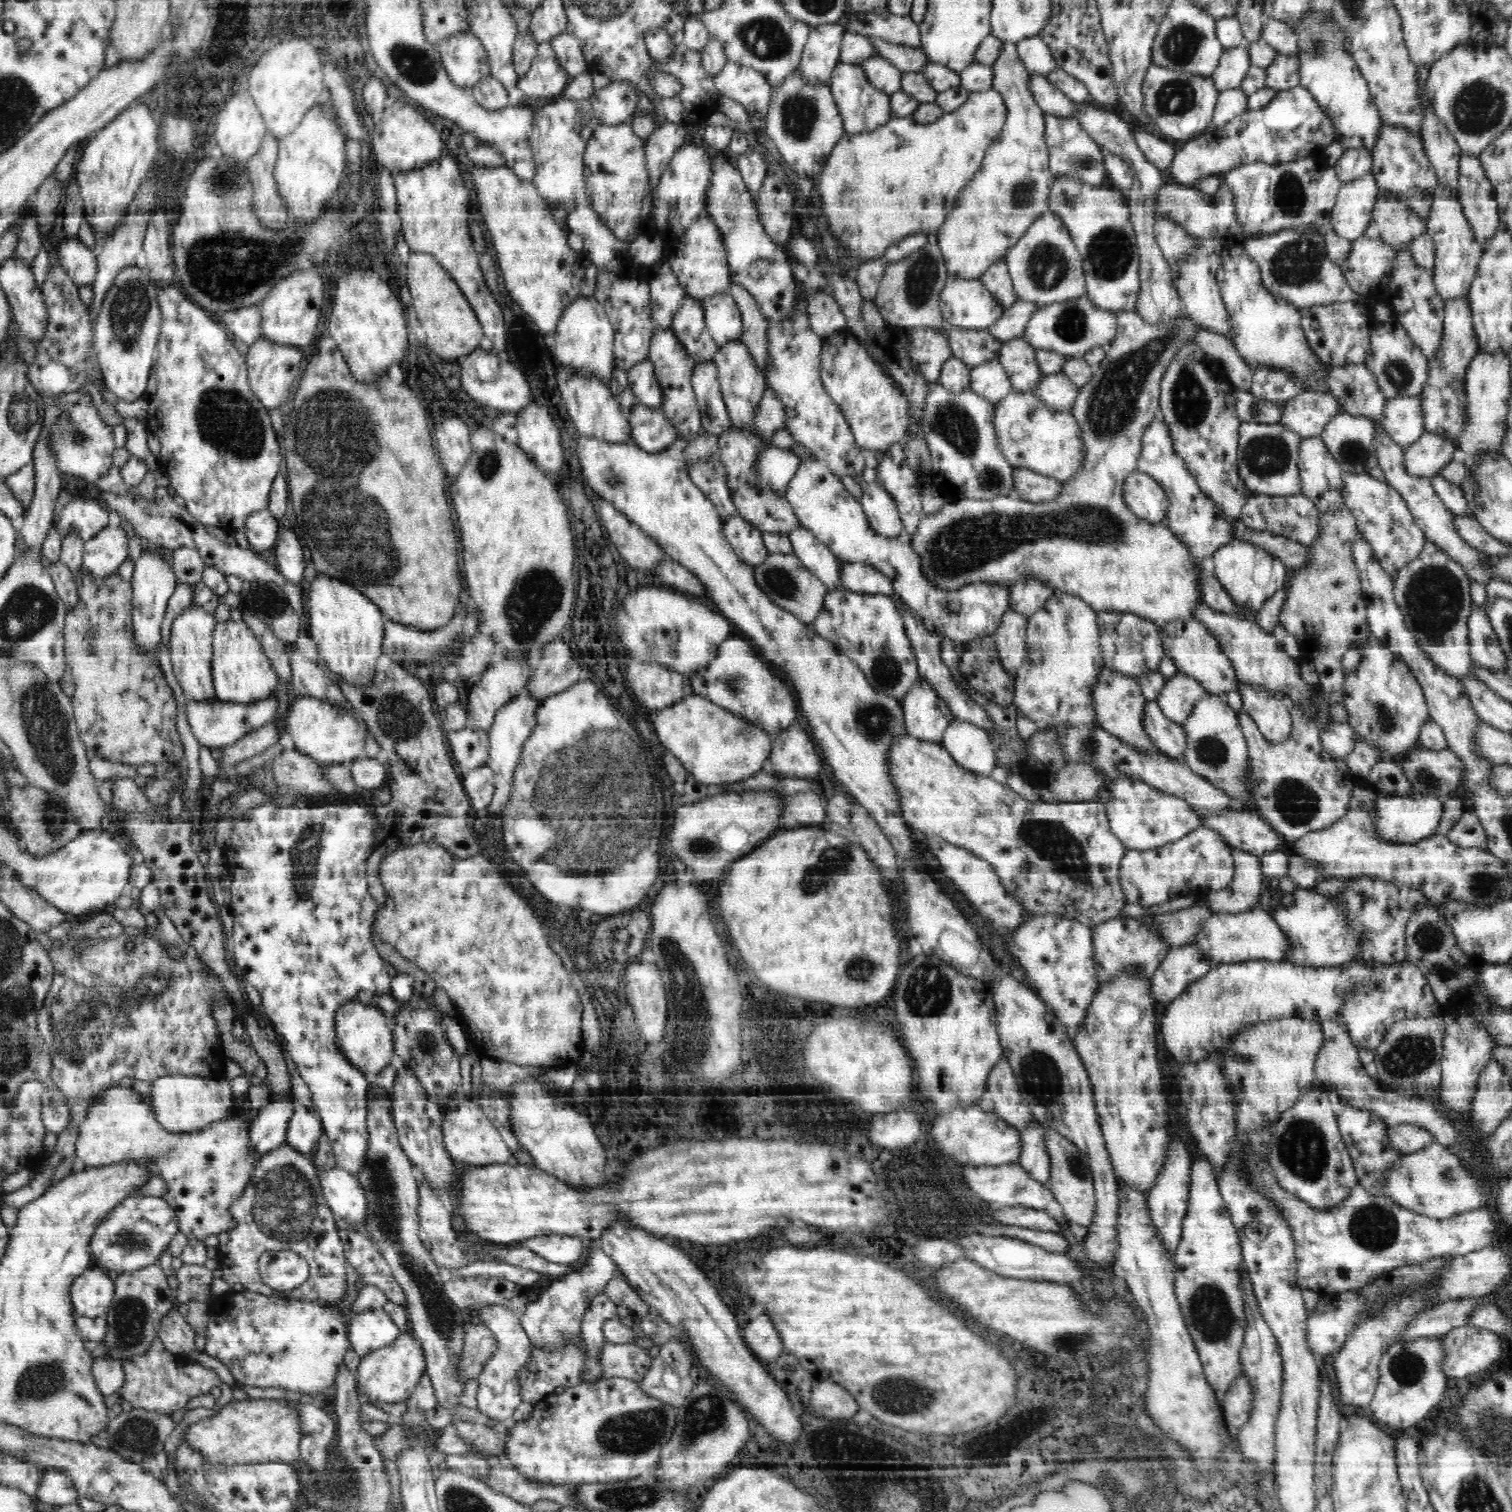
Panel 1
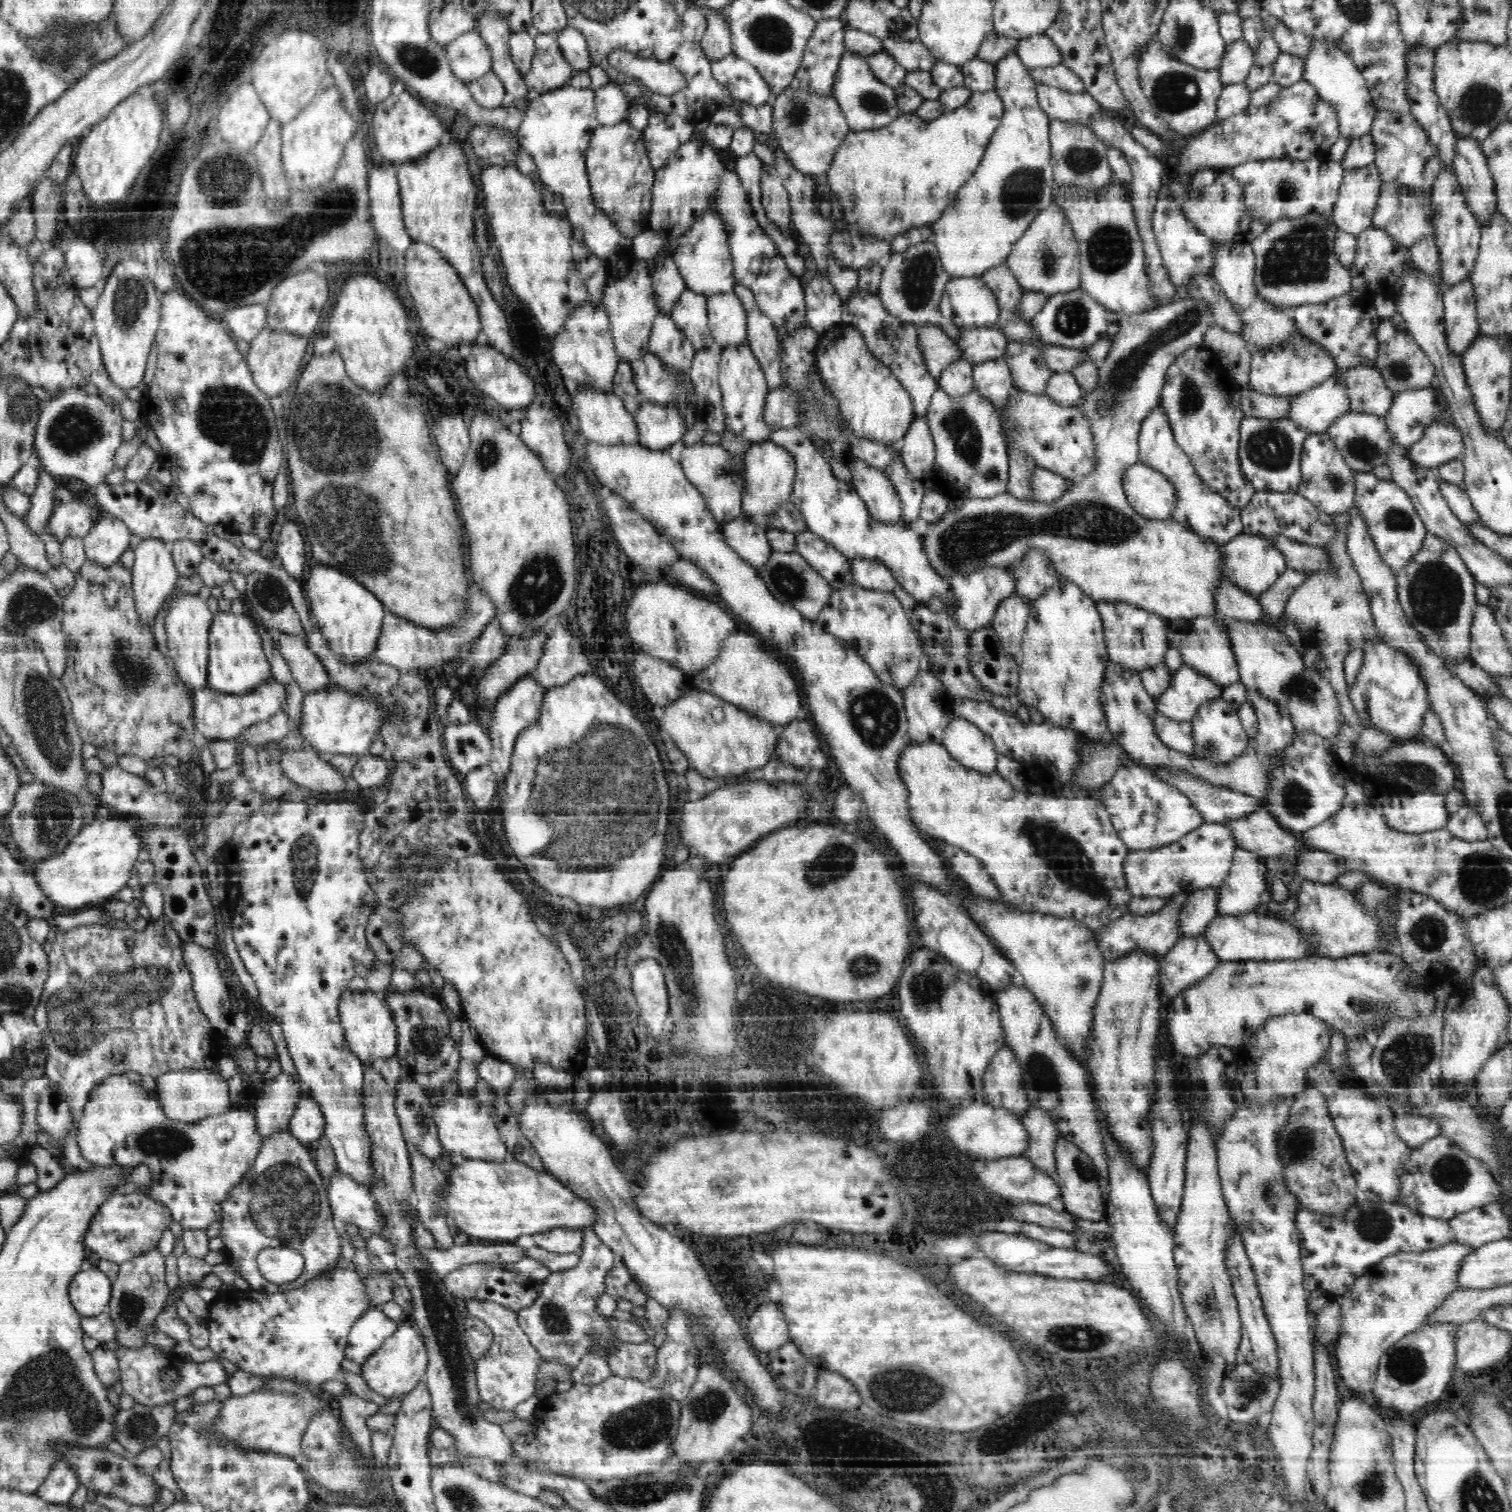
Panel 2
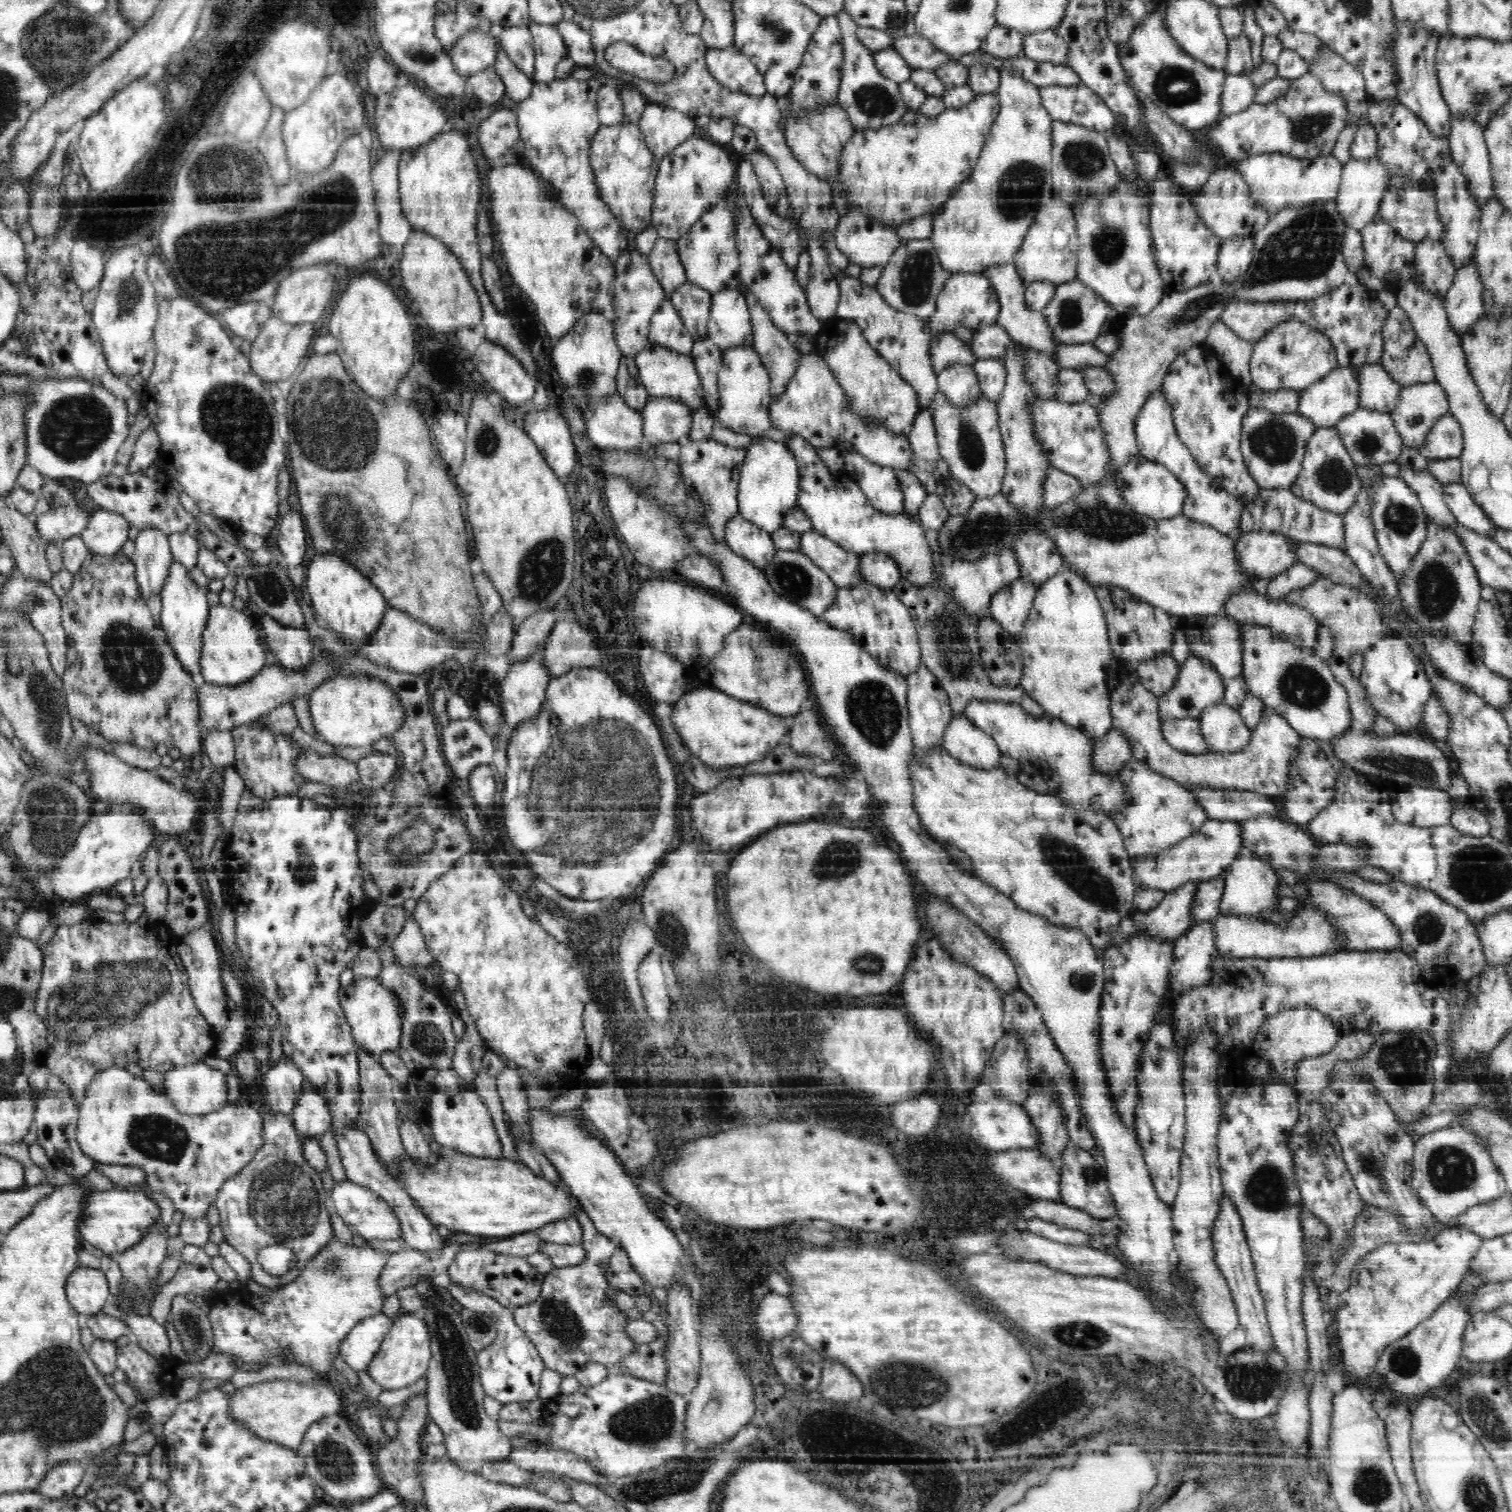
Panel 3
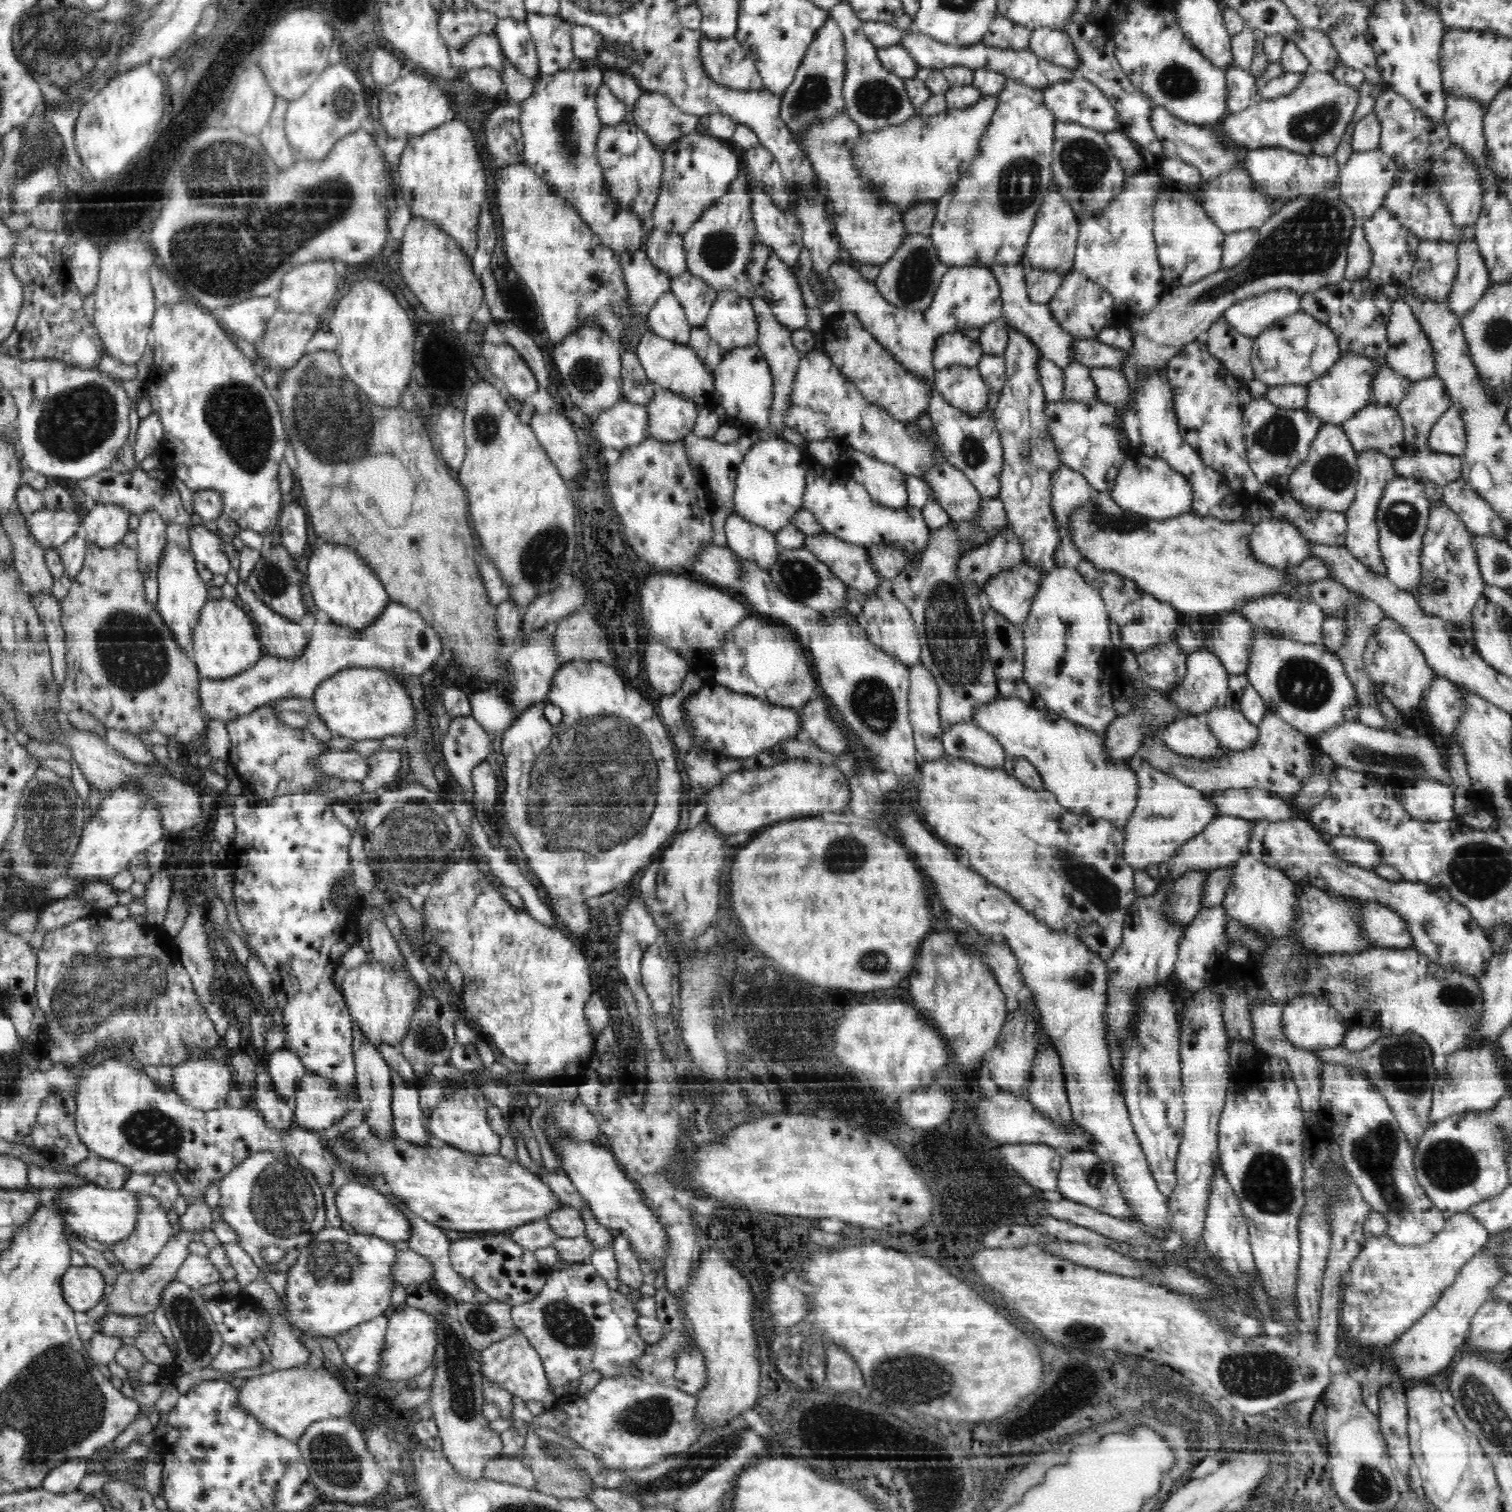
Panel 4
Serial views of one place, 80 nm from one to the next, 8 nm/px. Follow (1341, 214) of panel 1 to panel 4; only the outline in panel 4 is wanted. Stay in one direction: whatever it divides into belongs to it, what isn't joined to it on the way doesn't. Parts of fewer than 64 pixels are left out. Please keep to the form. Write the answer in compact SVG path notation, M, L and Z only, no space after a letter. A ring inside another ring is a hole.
M1380 148L1351 152L1346 164L1342 166L1338 174L1340 179L1338 187L1344 203L1351 211L1354 211L1354 219L1358 220L1359 225L1362 220L1369 219L1378 211L1378 208L1384 205L1388 192L1393 188L1394 178L1399 173L1396 161L1382 152Z

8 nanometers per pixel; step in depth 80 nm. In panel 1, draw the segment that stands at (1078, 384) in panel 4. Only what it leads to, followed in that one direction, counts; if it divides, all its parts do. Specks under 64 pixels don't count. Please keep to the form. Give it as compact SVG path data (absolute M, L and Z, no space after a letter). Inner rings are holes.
M1064 373L1049 374L1035 382L1031 394L1052 411L1066 412L1074 406L1079 388Z

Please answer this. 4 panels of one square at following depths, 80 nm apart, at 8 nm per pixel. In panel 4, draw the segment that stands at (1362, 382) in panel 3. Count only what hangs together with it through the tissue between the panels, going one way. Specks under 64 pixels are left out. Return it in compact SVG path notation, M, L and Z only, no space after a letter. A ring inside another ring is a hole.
M1384 364L1378 368L1374 382L1370 384L1372 387L1370 403L1397 407L1402 402L1402 398L1406 396L1406 390L1410 388L1411 383L1410 380L1402 378L1402 375Z

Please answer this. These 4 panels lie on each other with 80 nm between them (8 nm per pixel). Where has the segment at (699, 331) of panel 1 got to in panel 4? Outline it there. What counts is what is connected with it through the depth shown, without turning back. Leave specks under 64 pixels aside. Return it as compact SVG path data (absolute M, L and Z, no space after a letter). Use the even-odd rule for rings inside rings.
M686 269L671 280L670 291L678 297L678 302L686 311L686 320L692 327L704 327L710 309L718 296L718 291L710 284Z

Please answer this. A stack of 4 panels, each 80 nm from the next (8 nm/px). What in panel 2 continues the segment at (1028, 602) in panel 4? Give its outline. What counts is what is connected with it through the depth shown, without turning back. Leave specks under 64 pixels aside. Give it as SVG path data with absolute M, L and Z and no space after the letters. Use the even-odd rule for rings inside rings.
M1012 594L994 615L991 625L1003 650L1011 658L1021 660L1021 648L1030 610L1026 600L1020 600L1019 596Z

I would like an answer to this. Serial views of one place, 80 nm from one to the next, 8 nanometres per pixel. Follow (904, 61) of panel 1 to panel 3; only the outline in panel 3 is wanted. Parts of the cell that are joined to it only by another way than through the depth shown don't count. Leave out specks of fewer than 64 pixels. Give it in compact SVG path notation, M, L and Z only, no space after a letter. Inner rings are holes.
M918 34L903 36L892 40L892 48L896 50L913 69L935 71L944 64L953 62L952 58L936 51L930 42Z

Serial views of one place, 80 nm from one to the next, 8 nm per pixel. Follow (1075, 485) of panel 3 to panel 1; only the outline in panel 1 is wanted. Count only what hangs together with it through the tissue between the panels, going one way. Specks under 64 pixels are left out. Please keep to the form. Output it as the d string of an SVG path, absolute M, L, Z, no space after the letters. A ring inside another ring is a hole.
M1026 468L1014 470L1013 479L1014 495L1031 503L1054 500L1063 486L1063 483L1056 479L1026 470Z

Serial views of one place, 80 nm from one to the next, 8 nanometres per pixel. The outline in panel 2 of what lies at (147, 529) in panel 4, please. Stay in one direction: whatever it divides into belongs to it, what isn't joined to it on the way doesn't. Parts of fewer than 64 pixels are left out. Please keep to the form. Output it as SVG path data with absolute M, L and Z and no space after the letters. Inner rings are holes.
M148 537L142 540L135 549L136 560L131 572L133 575L133 591L136 611L141 615L147 626L154 626L156 614L162 610L162 604L171 592L176 588L179 575L173 562L173 556L169 545L156 537Z

